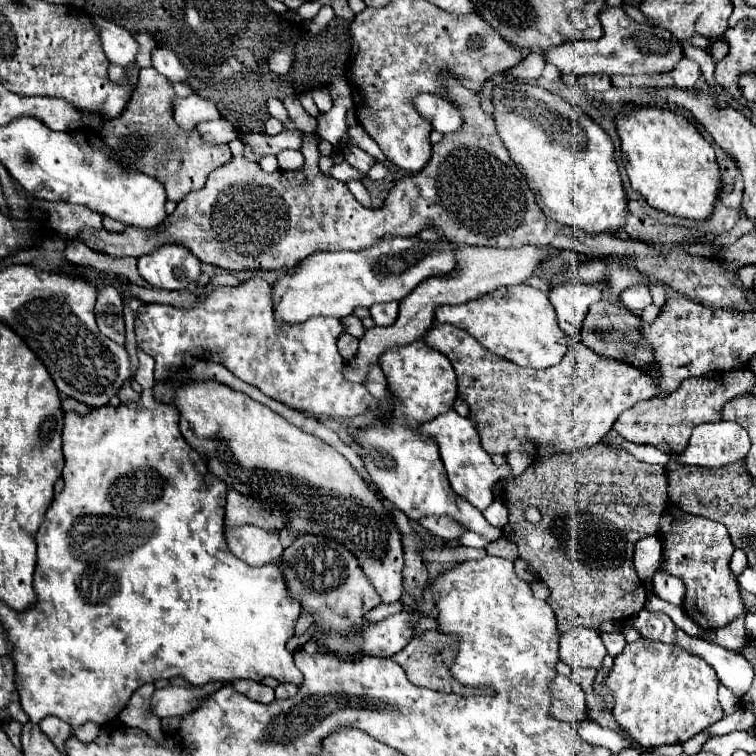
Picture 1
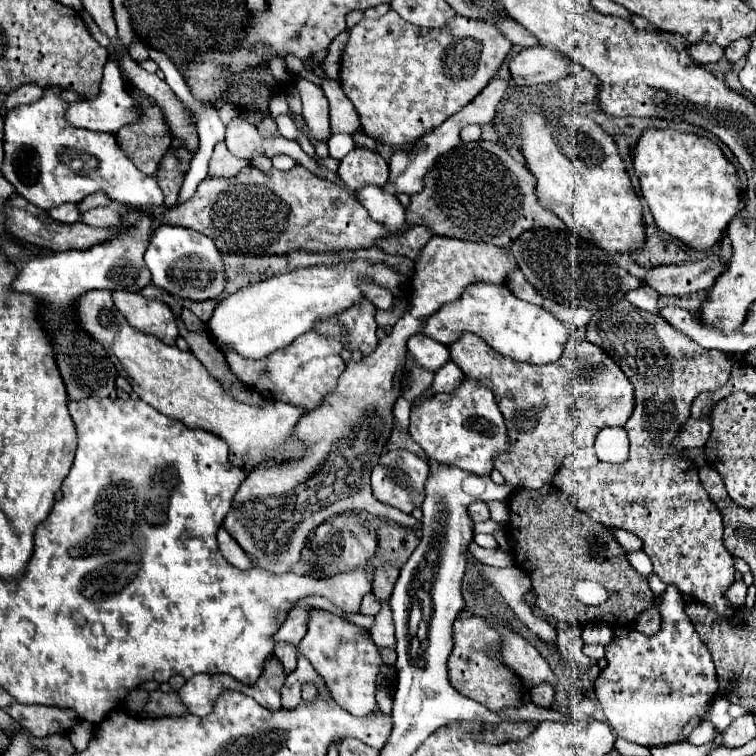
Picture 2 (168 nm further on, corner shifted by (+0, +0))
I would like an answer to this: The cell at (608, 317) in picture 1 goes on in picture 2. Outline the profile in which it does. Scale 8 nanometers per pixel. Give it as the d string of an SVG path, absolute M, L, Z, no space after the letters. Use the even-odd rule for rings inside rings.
M625 307L623 319L613 325L605 321L591 321L587 325L587 341L603 347L635 387L635 409L625 425L627 437L631 441L631 455L623 465L597 463L589 469L563 467L555 475L553 483L557 483L557 489L561 489L569 501L573 501L591 519L637 535L643 541L643 551L653 561L653 571L663 579L663 583L675 583L681 593L693 595L697 603L711 607L721 617L731 617L733 605L723 597L723 593L733 583L735 569L733 557L723 547L723 517L699 483L699 467L695 467L691 459L683 459L681 451L671 451L671 443L683 423L689 419L693 399L699 393L717 391L721 385L725 385L735 363L723 351L703 349L687 335L675 331L663 315L655 317L655 313L639 311L637 307Z

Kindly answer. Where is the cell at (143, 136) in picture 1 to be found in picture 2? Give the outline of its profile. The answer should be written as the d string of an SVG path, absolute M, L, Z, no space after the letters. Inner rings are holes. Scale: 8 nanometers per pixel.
M219 143L215 147L215 155L209 163L209 175L211 177L235 177L243 167L247 167L247 159L239 159L229 153L225 143Z

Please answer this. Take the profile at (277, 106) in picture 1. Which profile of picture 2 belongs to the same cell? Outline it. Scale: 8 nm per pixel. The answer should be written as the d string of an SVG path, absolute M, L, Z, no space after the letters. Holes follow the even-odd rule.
M279 115L277 119L277 127L279 127L279 133L291 141L297 141L299 139L299 129L295 127L291 115Z

